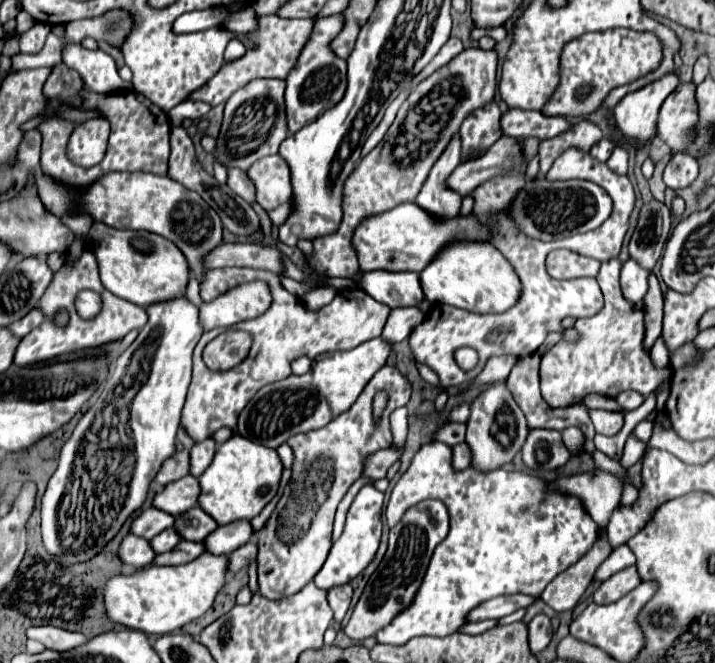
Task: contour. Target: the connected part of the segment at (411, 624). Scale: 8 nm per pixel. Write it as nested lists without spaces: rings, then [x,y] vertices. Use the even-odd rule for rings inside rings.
[[[431,441],[423,445],[415,453],[411,467],[393,487],[385,511],[387,525],[397,525],[397,509],[411,509],[411,505],[425,499],[439,499],[445,503],[451,517],[451,531],[435,549],[435,555],[431,557],[427,573],[423,577],[423,585],[419,587],[419,593],[415,593],[415,601],[411,601],[411,605],[403,609],[403,613],[397,613],[389,625],[375,633],[377,643],[403,645],[417,635],[447,637],[459,633],[459,629],[467,625],[467,615],[479,603],[501,597],[505,593],[525,593],[539,597],[541,591],[561,571],[579,561],[587,553],[587,549],[593,547],[599,535],[599,525],[591,519],[579,497],[551,491],[549,481],[545,481],[543,477],[529,475],[525,471],[497,469],[489,475],[483,475],[473,469],[463,469],[457,473],[451,467],[451,447],[441,441]]]

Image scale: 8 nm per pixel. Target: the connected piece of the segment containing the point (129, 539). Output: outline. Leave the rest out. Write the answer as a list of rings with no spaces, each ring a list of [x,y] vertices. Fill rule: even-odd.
[[[127,535],[121,543],[119,557],[123,563],[133,565],[135,569],[141,569],[141,567],[151,565],[151,561],[155,561],[157,553],[149,547],[149,541],[143,541],[141,537],[135,537],[135,535]]]

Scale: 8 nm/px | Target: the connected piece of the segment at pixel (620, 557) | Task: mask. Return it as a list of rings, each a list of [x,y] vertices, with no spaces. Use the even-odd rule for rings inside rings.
[[[627,545],[617,547],[617,549],[601,563],[601,567],[599,567],[597,573],[595,573],[595,579],[597,579],[597,581],[605,581],[605,579],[609,579],[613,573],[617,573],[617,571],[621,571],[621,569],[633,565],[633,563],[635,563],[635,555],[631,553],[631,549],[629,549]]]

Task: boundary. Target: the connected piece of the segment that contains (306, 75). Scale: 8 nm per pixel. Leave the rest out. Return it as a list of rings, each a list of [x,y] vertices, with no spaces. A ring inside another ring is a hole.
[[[341,13],[317,19],[313,33],[309,37],[307,49],[303,49],[303,53],[297,59],[297,65],[289,73],[287,91],[285,91],[289,133],[295,133],[301,127],[305,127],[307,123],[315,121],[319,115],[323,115],[323,111],[327,111],[327,107],[331,109],[333,105],[337,105],[343,99],[343,93],[347,89],[347,63],[341,61],[339,57],[331,55],[331,51],[329,51],[331,39],[335,39],[341,33],[343,25],[345,25],[345,21],[343,21]]]

